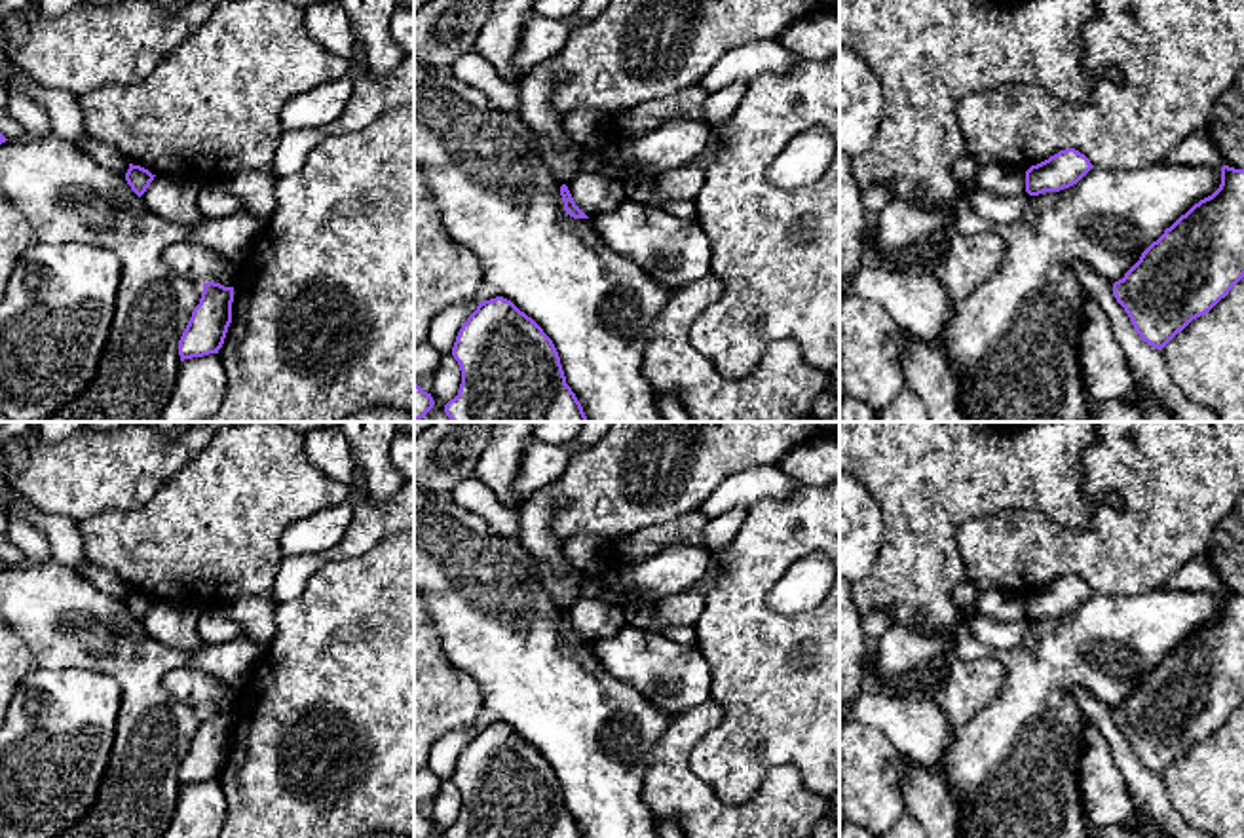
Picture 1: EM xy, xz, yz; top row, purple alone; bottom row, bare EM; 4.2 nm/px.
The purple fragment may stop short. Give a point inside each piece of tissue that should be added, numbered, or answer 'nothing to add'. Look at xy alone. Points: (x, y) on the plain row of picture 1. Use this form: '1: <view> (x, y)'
nothing to add

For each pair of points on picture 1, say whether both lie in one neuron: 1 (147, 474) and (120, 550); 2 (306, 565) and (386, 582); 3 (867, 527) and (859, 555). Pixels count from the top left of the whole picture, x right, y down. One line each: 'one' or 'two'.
1: two
2: two
3: one

